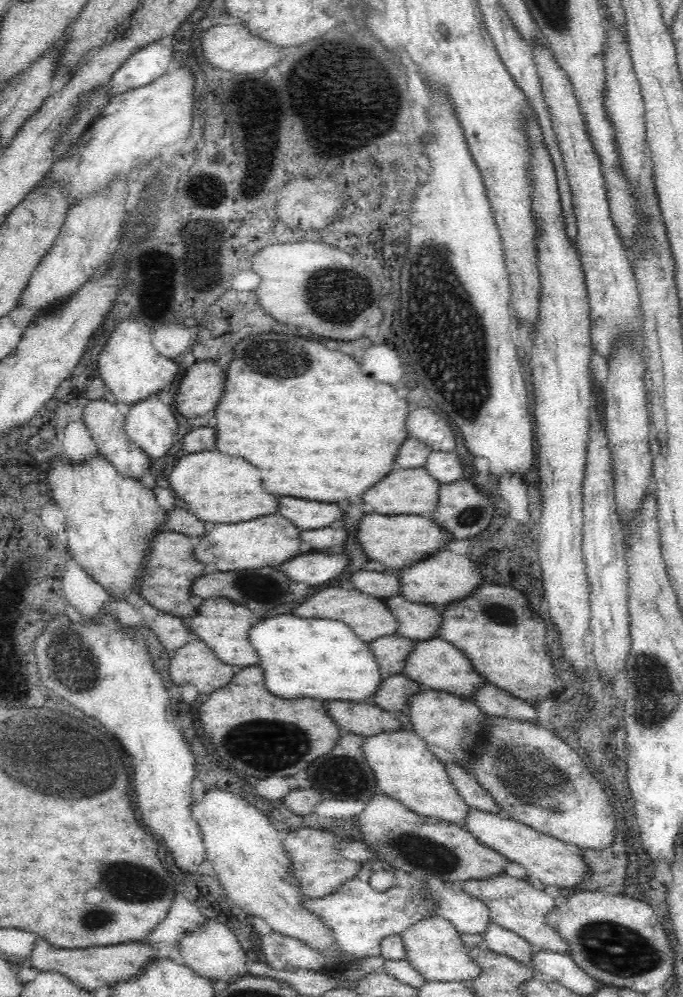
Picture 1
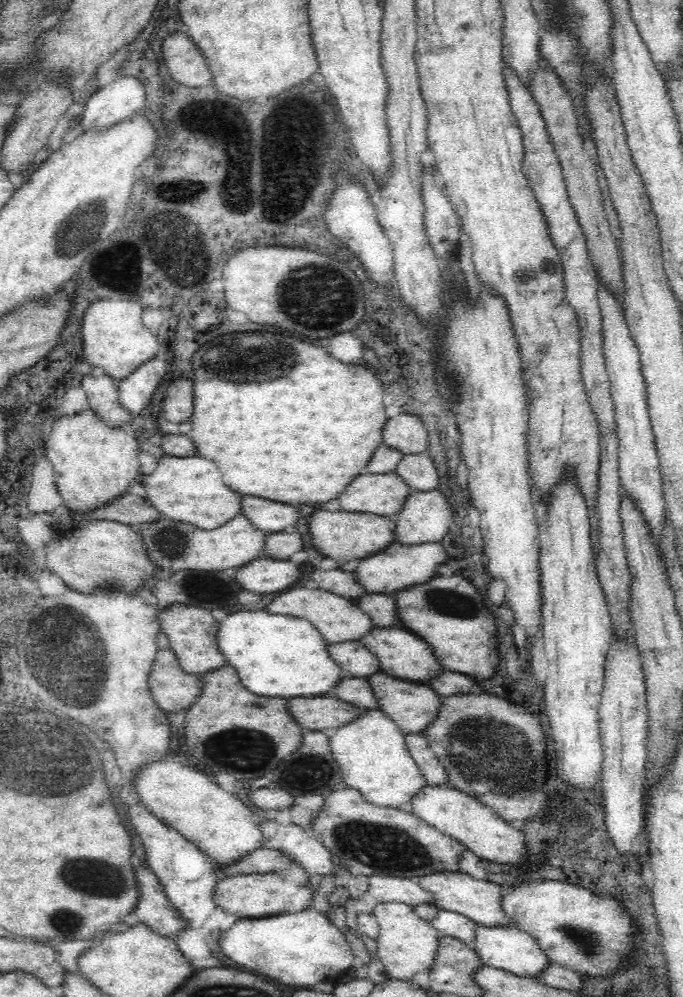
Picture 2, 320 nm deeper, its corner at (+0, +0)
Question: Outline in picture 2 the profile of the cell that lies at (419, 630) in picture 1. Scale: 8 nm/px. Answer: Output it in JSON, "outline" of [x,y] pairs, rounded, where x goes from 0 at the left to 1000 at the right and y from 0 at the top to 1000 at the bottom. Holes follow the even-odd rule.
{"outline":[[[534,594],[518,600],[517,603],[533,615],[542,618],[545,628],[592,630],[583,621],[583,617],[580,617],[580,603],[577,603],[574,596]]]}

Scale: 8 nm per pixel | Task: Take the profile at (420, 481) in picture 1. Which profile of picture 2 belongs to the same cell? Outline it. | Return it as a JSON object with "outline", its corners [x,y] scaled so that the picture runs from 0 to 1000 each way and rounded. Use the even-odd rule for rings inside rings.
{"outline":[[[527,475],[495,497],[498,512],[575,520],[603,491],[583,475]]]}

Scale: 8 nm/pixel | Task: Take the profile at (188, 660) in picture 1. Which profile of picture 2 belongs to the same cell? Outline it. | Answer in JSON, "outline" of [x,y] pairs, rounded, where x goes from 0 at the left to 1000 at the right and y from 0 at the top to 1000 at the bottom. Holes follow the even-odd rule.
{"outline":[[[233,651],[217,674],[217,691],[234,711],[259,715],[291,697],[291,678],[266,673],[252,651]]]}

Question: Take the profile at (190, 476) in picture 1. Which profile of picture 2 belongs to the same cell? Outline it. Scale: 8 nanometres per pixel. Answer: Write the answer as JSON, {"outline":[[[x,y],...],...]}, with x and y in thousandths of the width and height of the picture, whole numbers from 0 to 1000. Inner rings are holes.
{"outline":[[[237,457],[228,471],[214,479],[208,477],[204,485],[214,493],[214,505],[231,512],[234,518],[284,526],[296,532],[313,532],[351,515],[351,495],[331,489],[319,467],[296,457]]]}

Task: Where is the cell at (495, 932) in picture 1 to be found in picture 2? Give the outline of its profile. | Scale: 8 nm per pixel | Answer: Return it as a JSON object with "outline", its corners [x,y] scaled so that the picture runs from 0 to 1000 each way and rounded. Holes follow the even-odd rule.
{"outline":[[[643,912],[640,918],[627,925],[650,939],[660,939],[687,948],[694,943],[697,926],[668,915]]]}

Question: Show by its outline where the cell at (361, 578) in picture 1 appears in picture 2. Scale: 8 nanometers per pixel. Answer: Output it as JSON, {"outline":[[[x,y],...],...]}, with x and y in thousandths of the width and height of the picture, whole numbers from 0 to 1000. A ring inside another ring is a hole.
{"outline":[[[451,568],[448,575],[454,582],[463,584],[466,591],[474,591],[490,597],[501,597],[501,599],[517,602],[534,595],[533,589],[518,582],[515,574],[501,573],[492,569],[474,573],[466,568]]]}

